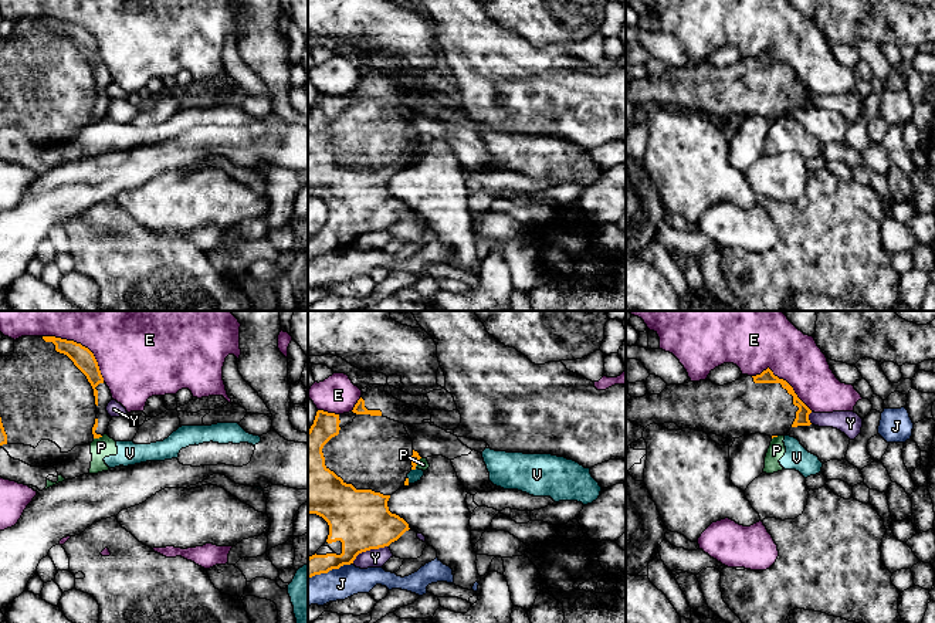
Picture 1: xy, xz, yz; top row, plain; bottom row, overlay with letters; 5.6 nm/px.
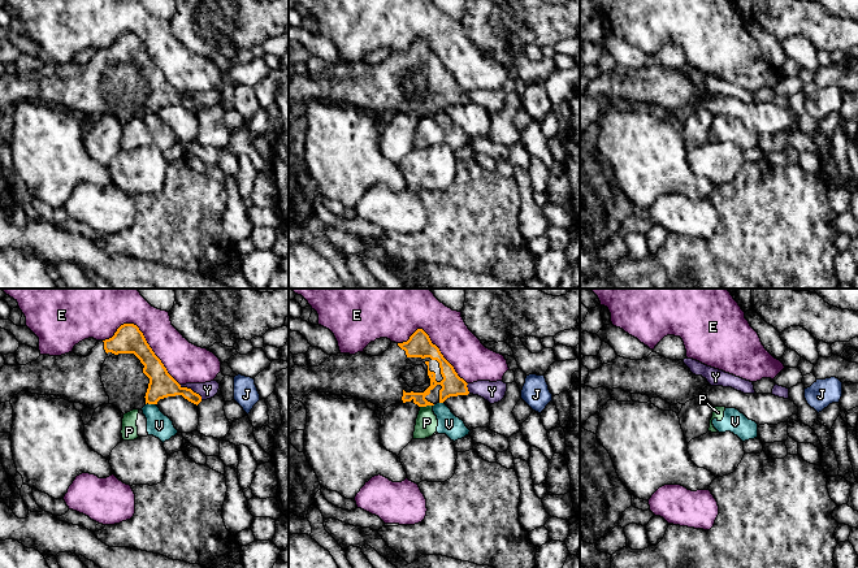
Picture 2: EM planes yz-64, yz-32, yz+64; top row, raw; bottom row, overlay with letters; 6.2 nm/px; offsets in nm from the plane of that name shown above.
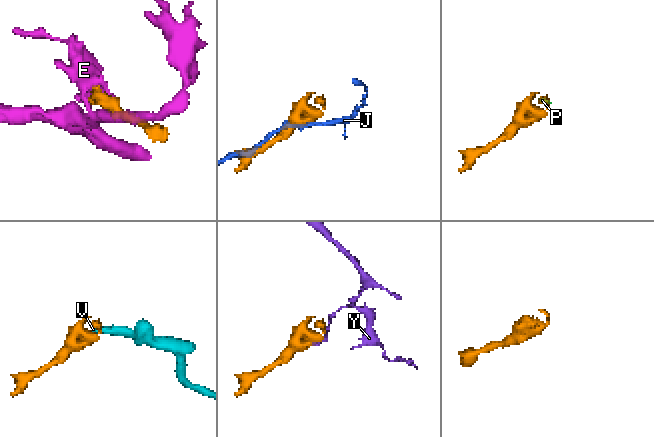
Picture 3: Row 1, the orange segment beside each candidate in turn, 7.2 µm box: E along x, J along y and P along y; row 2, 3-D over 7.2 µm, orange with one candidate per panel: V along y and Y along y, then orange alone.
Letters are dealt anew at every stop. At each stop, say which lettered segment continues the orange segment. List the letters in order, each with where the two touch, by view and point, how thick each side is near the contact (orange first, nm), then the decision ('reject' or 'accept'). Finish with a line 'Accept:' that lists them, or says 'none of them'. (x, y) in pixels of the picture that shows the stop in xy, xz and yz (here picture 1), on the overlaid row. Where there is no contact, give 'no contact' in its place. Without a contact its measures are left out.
E: contact xy (80, 344); calibres 120 and 420 nm; reject
J: contact xz (329, 569); calibres 200 and 180 nm; reject
P: contact xz (417, 461); calibres 50 and 70 nm; reject
V: contact xz (407, 480); calibres 30 and 70 nm; reject
Y: contact xz (368, 549); calibres 340 and 110 nm; reject
Accept: none of them

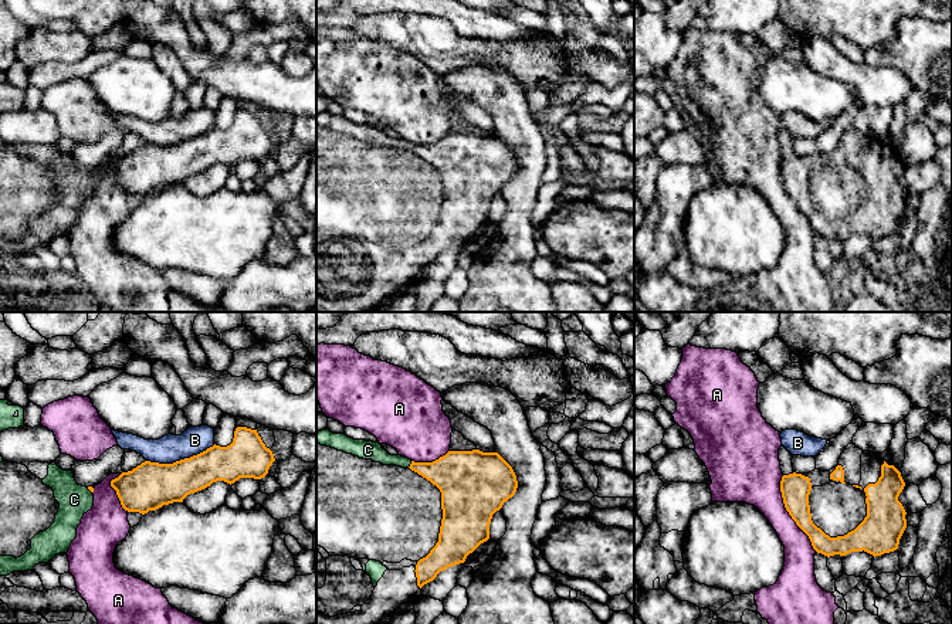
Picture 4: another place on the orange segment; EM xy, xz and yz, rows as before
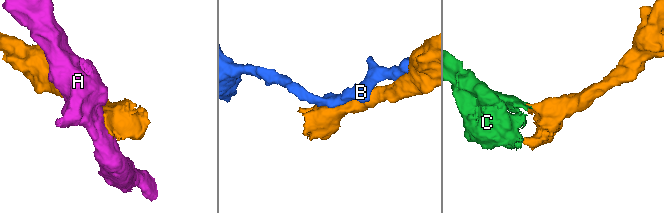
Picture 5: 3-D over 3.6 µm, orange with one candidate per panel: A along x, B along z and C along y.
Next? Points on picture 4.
A: contact yz (789, 514); calibres 170 and 260 nm; reject
B: contact xy (180, 460); calibres 260 and 160 nm; reject
C: contact xz (410, 464); calibres 240 and 110 nm; accept
Accept: C

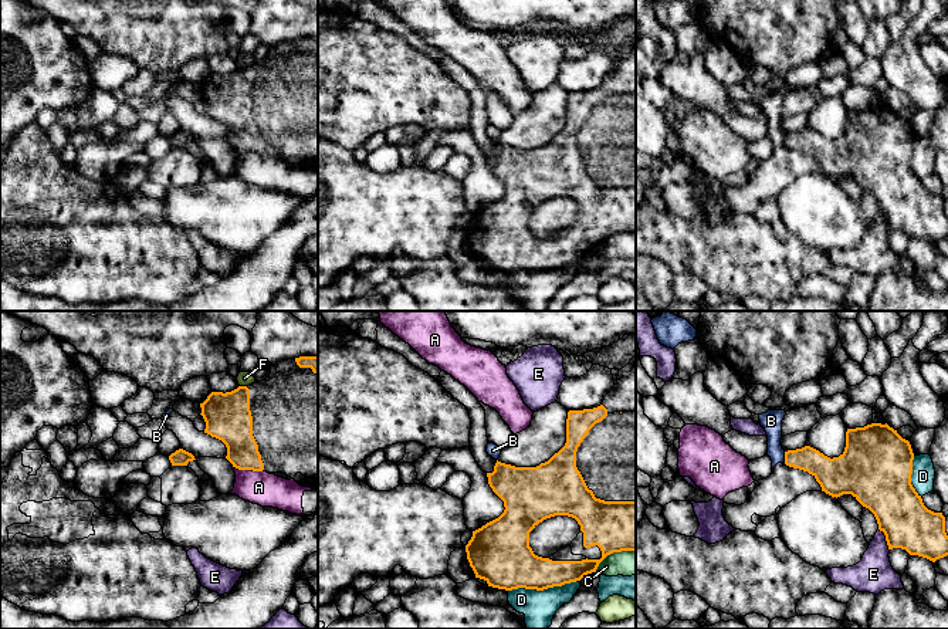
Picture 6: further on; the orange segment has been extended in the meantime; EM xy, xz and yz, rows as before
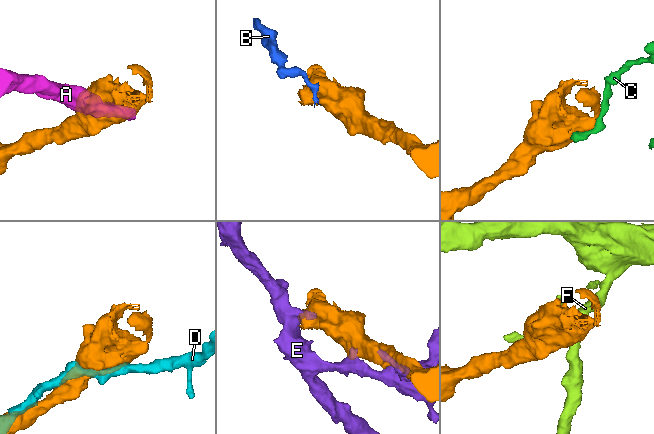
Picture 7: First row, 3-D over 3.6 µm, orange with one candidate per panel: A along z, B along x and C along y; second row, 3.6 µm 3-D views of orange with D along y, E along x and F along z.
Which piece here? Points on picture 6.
A: contact xy (249, 469); calibres 200 and 190 nm; reject
B: contact yz (785, 457); calibres 150 and 120 nm; reject
C: contact xz (613, 551); calibres 280 and 140 nm; reject
D: contact xz (542, 589); calibres 300 and 190 nm; reject
E: contact yz (886, 540); calibres 280 and 220 nm; reject
F: contact xy (243, 386); calibres 260 and 80 nm; reject
Accept: none of them

